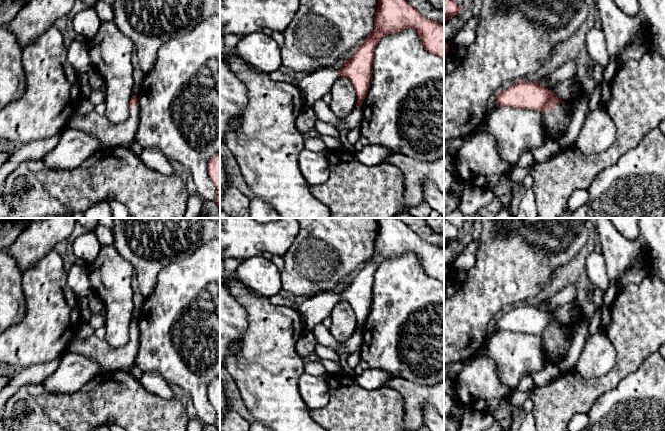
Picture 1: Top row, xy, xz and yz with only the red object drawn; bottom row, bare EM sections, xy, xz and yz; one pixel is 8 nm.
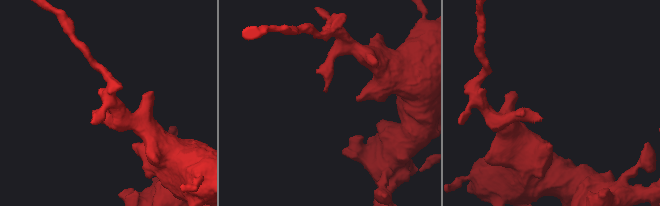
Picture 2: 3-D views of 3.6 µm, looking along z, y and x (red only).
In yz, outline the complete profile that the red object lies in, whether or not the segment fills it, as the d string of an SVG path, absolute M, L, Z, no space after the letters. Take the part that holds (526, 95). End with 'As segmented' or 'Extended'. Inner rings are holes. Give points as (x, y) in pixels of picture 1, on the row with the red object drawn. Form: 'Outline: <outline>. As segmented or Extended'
Outline: M520 80L495 96L497 108L512 107L534 109L540 112L554 110L556 104L563 104L553 90L540 87L536 81Z. As segmented

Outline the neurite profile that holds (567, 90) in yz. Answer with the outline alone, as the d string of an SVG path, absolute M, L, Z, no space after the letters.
M575 76L558 83L553 89L553 92L562 101L571 102L576 98L578 93L582 92L582 87L577 81L578 78Z

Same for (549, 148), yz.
M545 140L539 148L531 153L536 163L543 163L552 159L561 149L557 141Z

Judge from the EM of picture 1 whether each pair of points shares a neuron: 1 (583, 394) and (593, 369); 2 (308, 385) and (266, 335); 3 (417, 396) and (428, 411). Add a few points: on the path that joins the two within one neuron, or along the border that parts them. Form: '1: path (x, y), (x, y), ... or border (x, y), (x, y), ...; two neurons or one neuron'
1: border (611, 369), (597, 378), (583, 378), (574, 370); two neurons
2: border (304, 371), (299, 378), (299, 394), (302, 399); two neurons
3: border (429, 403), (423, 407), (420, 420); two neurons

